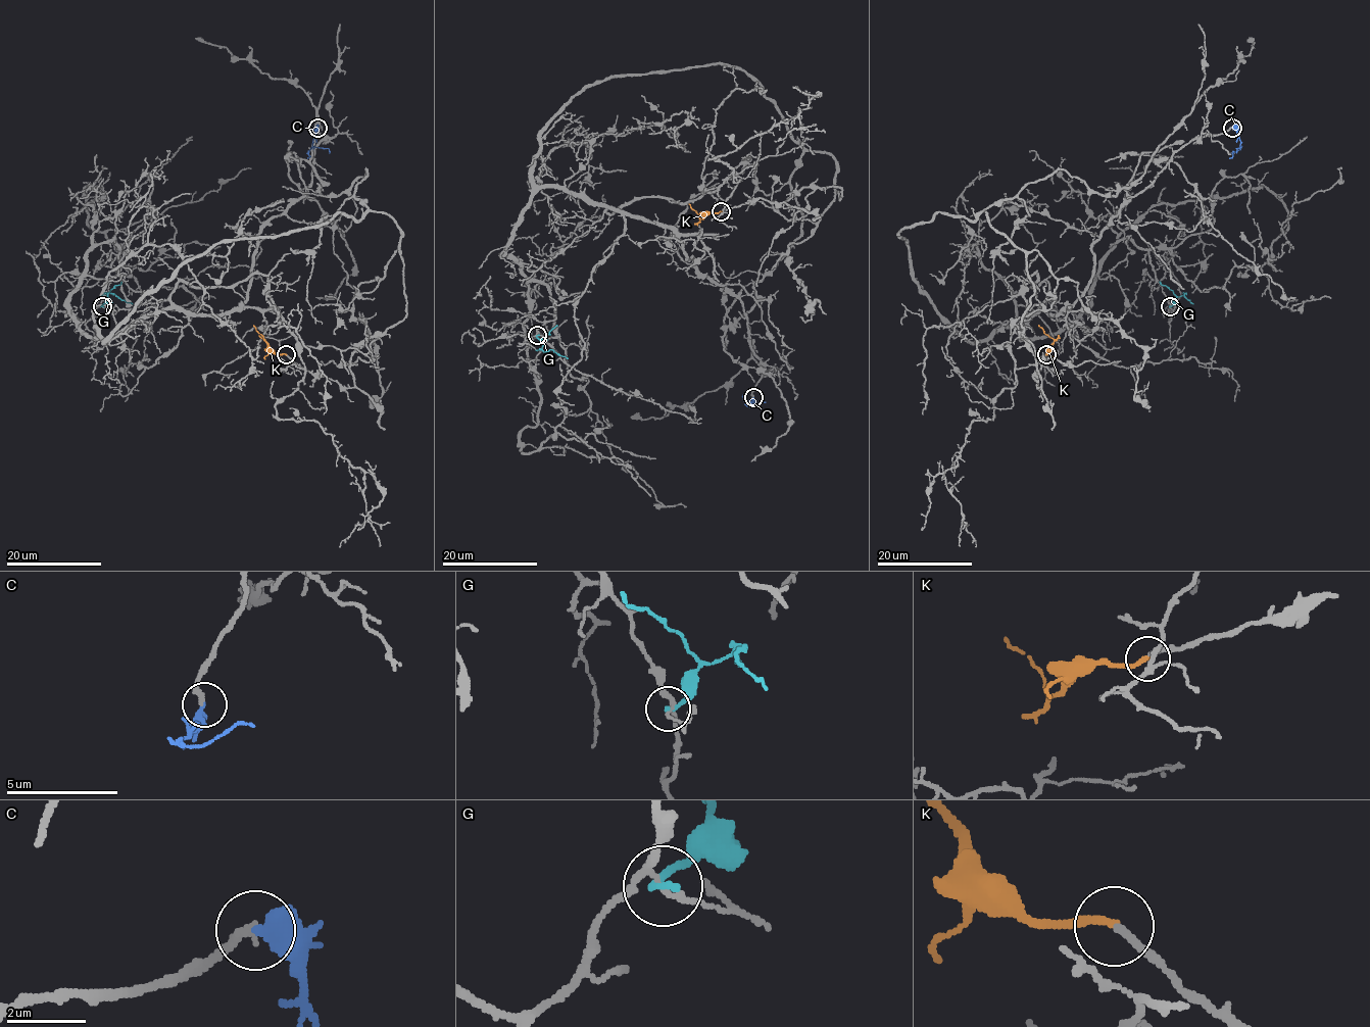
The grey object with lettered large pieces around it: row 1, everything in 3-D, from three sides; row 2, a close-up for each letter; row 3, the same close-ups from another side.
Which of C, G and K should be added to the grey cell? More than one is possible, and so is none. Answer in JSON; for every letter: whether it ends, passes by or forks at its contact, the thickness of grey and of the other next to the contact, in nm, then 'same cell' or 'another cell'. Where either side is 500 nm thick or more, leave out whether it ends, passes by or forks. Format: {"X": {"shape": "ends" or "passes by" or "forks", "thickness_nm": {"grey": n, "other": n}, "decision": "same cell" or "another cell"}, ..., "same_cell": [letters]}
{"C": {"shape": "ends", "thickness_nm": {"grey": 240, "other": 480}, "decision": "another cell"}, "G": {"shape": "ends", "thickness_nm": {"grey": 130, "other": 190}, "decision": "another cell"}, "K": {"shape": "ends", "thickness_nm": {"grey": 170, "other": 180}, "decision": "same cell"}, "same_cell": ["K"]}

